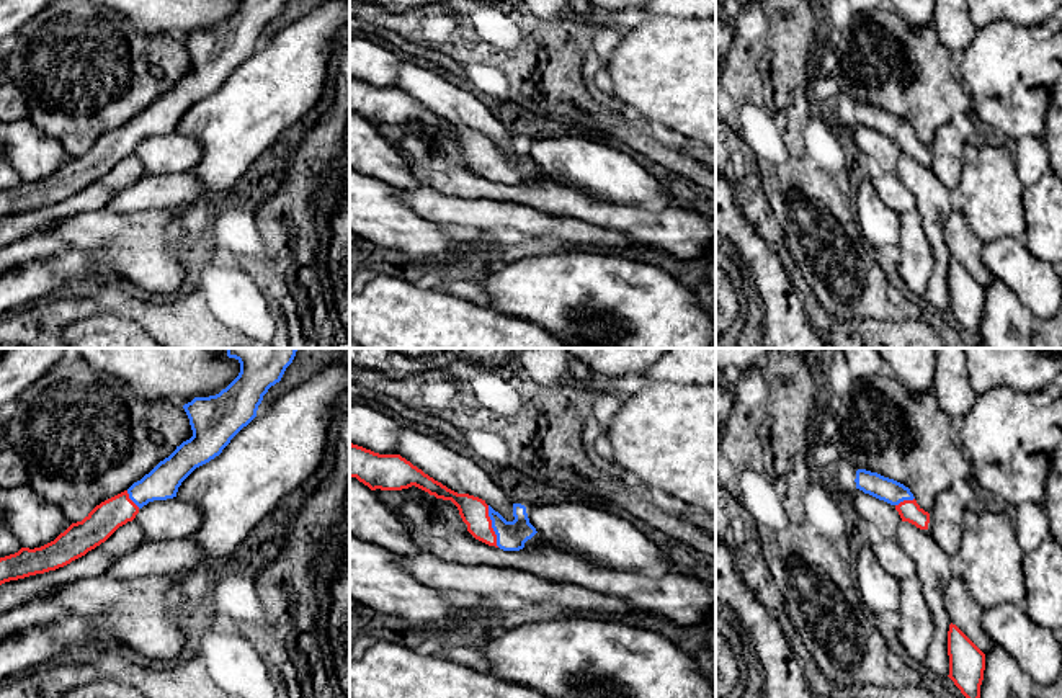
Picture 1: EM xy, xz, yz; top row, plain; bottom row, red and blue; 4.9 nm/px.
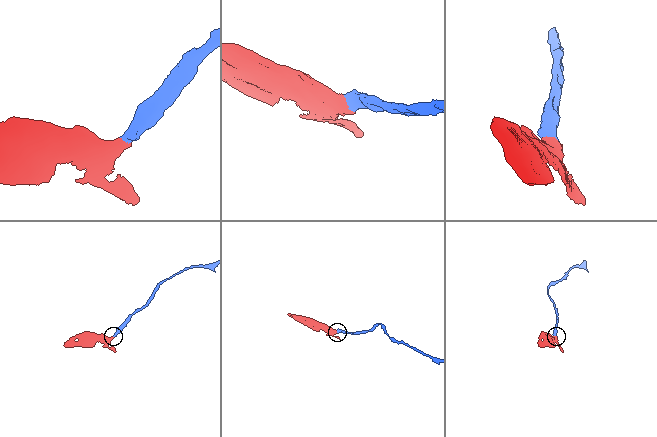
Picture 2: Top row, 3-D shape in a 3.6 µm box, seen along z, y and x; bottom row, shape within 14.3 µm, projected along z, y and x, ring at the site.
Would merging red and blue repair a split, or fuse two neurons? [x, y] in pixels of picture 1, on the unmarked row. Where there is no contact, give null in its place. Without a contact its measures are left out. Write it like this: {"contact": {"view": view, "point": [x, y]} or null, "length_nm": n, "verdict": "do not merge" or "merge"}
{"contact": {"view": "xz", "point": [490, 161]}, "length_nm": 220, "verdict": "merge"}

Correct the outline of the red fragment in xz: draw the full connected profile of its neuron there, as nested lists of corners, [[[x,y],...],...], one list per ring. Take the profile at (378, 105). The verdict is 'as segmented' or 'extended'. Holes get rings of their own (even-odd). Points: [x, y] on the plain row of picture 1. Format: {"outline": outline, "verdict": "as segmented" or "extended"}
{"outline": [[[350,77],[350,111],[356,111],[371,124],[402,124],[415,119],[436,132],[451,134],[475,173],[503,185],[523,183],[538,167],[524,139],[513,137],[515,154],[506,155],[485,134],[448,123],[400,88],[379,88]]], "verdict": "extended"}

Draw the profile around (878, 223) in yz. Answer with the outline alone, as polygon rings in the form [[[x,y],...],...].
[[[866,167],[855,178],[853,209],[866,242],[882,250],[897,245],[899,214],[877,196],[872,172],[872,167]]]

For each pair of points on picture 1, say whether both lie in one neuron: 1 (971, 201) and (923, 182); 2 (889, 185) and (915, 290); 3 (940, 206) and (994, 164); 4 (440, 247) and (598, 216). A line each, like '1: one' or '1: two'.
1: two
2: one
3: two
4: two

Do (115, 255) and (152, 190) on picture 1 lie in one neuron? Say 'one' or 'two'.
one

